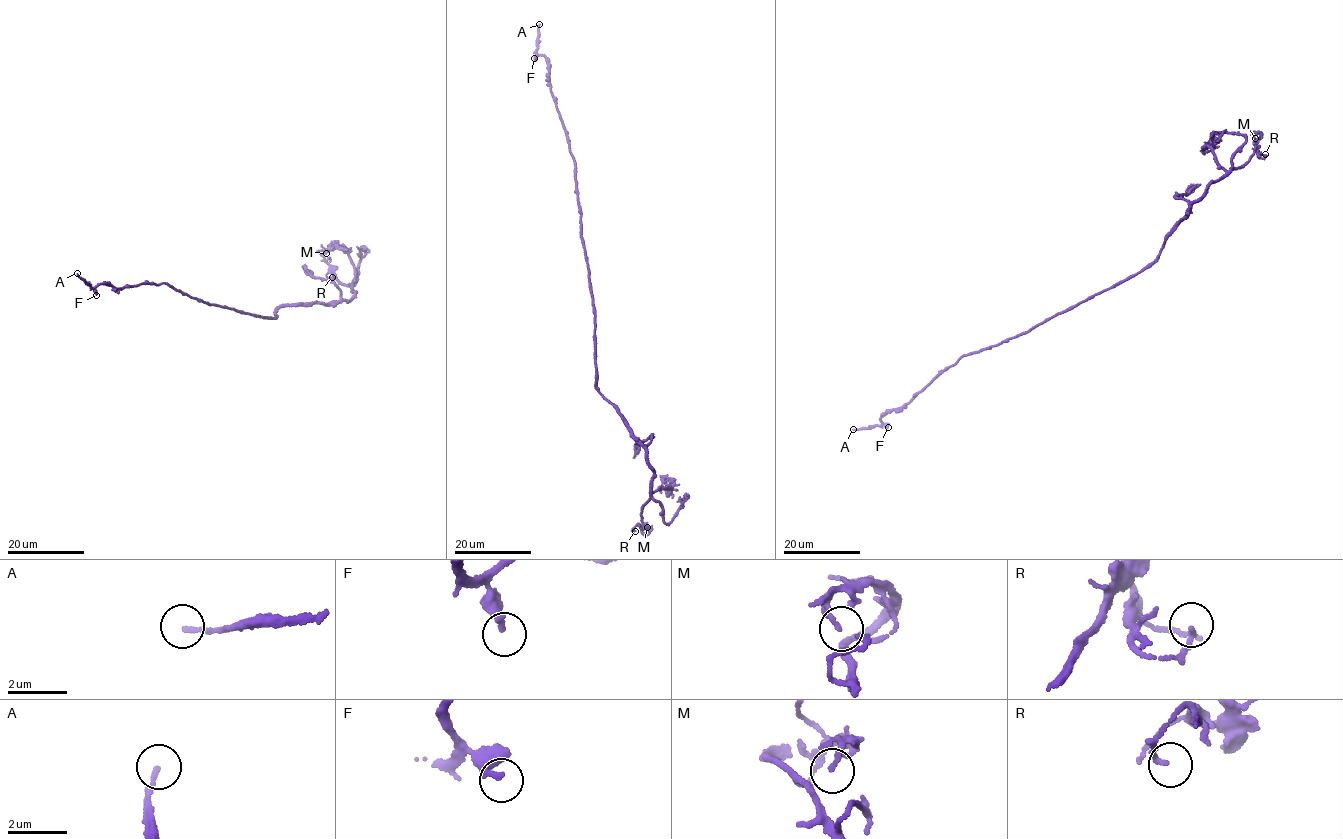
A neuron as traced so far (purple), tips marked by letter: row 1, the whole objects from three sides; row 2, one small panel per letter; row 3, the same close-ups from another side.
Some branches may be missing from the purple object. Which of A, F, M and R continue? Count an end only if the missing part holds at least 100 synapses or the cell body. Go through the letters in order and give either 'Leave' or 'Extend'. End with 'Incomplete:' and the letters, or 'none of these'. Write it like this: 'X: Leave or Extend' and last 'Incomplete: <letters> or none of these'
A: Extend
F: Leave
M: Leave
R: Leave
Incomplete: A

